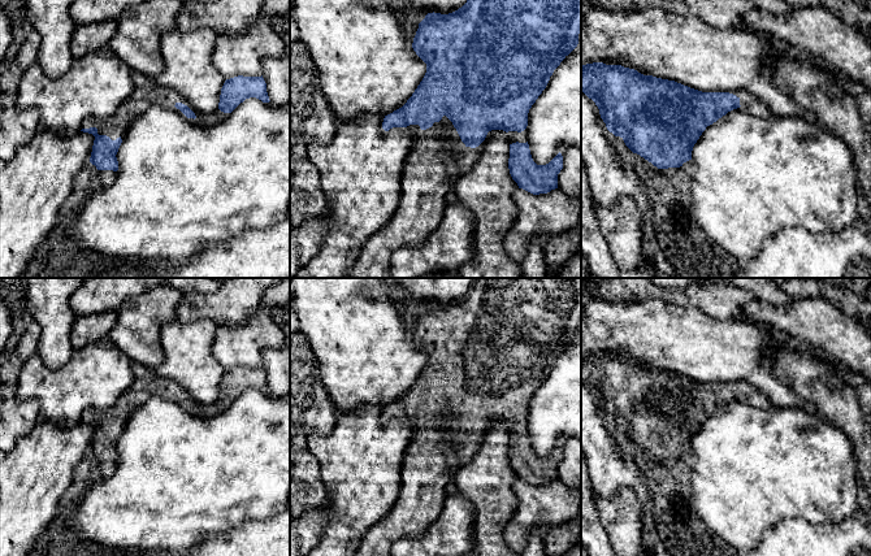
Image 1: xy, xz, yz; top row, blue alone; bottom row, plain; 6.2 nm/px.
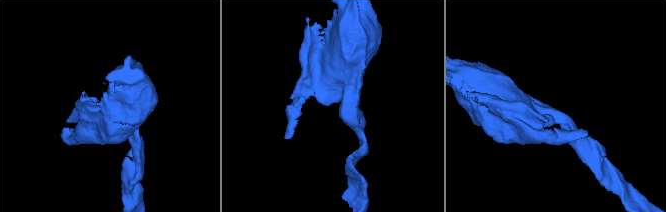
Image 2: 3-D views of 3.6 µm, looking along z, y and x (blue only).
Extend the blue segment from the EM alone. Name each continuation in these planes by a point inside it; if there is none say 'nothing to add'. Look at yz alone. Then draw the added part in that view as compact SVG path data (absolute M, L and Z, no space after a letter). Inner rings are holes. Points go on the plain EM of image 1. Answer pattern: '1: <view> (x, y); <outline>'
1: yz (750, 395); M742 387L740 396L745 403L755 408L770 409L772 407L771 401L755 387Z

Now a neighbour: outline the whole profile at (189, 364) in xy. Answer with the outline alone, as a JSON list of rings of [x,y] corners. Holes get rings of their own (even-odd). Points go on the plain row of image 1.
[[[209,318],[191,322],[172,321],[161,327],[162,362],[153,369],[170,381],[195,407],[218,400],[225,369],[213,355],[217,325]]]

